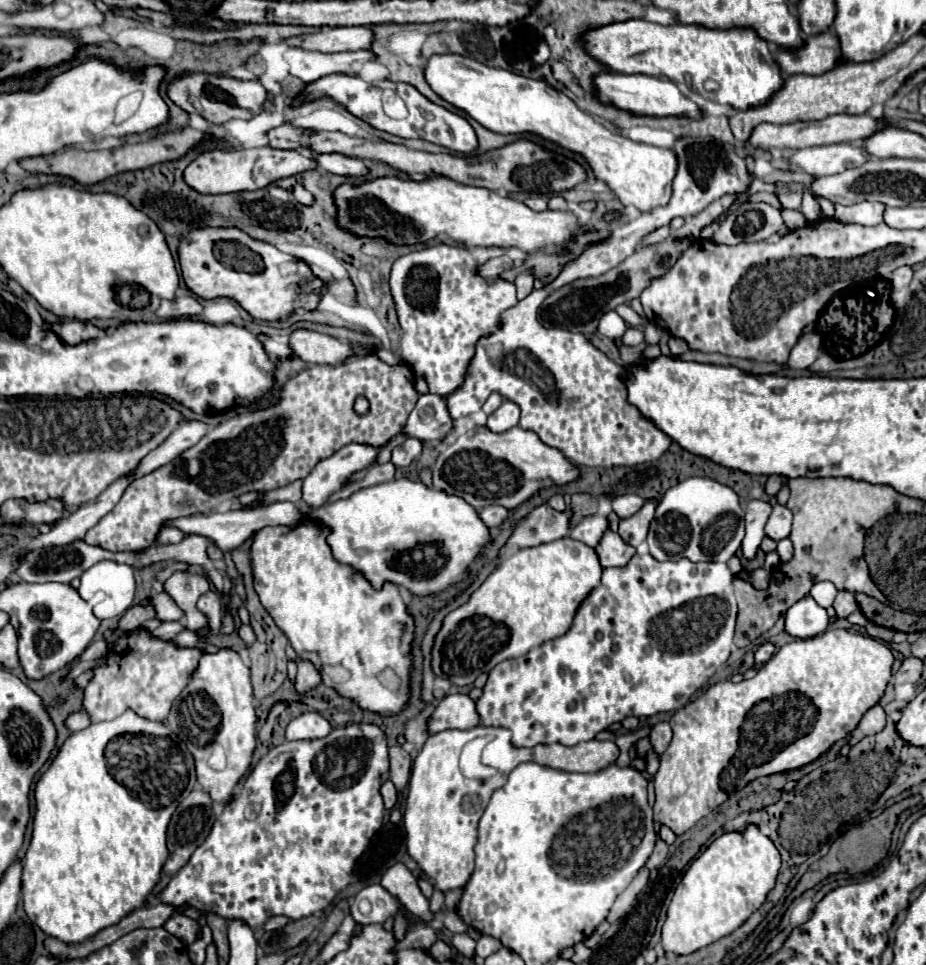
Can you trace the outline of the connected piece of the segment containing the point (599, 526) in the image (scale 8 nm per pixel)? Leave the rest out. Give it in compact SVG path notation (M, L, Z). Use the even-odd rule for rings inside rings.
M590 515L590 517L584 517L572 531L570 531L570 537L572 539L578 539L590 547L596 547L602 539L602 535L608 531L610 527L610 521L608 521L608 515Z

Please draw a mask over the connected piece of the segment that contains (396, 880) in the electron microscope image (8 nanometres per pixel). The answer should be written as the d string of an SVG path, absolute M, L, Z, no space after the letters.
M396 863L388 867L382 875L380 885L394 897L400 899L400 903L408 909L410 915L420 917L422 921L430 921L436 915L430 911L428 899L422 895L416 877L410 873L410 869L404 863Z

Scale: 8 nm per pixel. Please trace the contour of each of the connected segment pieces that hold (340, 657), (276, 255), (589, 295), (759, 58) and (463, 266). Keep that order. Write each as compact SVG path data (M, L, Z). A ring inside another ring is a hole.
M304 521L304 525L296 525L296 529L288 529L288 527L268 527L268 529L260 529L260 533L254 535L254 541L252 541L252 563L254 563L254 587L256 587L256 593L260 597L260 603L264 605L264 609L272 615L274 623L284 631L284 635L288 637L292 649L296 651L296 655L304 661L310 661L322 675L322 683L326 687L332 687L338 695L350 699L352 703L356 703L360 709L364 711L372 711L372 713L378 713L382 717L394 717L398 715L402 709L408 707L408 699L410 699L410 671L412 671L412 661L408 657L408 651L410 651L410 643L412 643L412 637L414 637L414 617L408 613L408 607L404 605L400 593L398 593L398 587L388 583L384 585L384 589L376 591L372 589L372 585L368 585L368 581L364 581L364 577L356 577L356 573L352 573L352 569L348 569L348 565L336 561L332 557L332 549L330 545L326 543L326 537L324 537L324 529L316 529L316 525L312 525L312 521ZM384 671L394 671L400 679L402 679L402 685L398 687L398 691L390 691L388 687L384 687L384 683L380 681L380 675Z
M194 229L180 243L178 253L182 277L198 297L234 299L260 321L284 321L300 307L314 311L326 291L326 283L312 275L302 259L274 245L254 241L240 229Z
M742 193L720 197L718 201L708 205L708 209L704 209L696 217L686 219L686 223L678 231L672 231L664 241L638 249L636 253L626 257L618 267L614 267L614 269L610 269L610 271L606 271L606 273L602 273L598 277L576 279L576 281L564 285L564 287L552 291L540 305L538 321L544 327L566 327L568 331L586 333L586 335L588 333L596 333L598 321L600 321L600 317L606 311L614 311L618 305L630 303L632 299L640 297L640 293L650 285L652 279L664 277L670 271L670 267L678 261L678 257L692 245L692 241L700 237L700 229L706 227L708 223L712 223L718 215L722 215L740 195Z
M632 19L624 23L604 25L600 29L588 31L584 35L586 49L592 57L596 57L602 65L610 67L618 73L642 73L642 75L666 75L672 83L682 89L690 89L692 93L714 101L726 103L738 111L746 111L752 107L766 105L772 95L784 85L784 77L780 65L770 53L766 41L762 41L752 29L728 29L728 31L710 31L700 25L658 25L644 19ZM708 83L714 83L710 89Z
M440 243L440 245L432 245L426 249L402 255L392 265L390 291L396 303L396 313L398 313L398 321L402 329L400 359L404 365L412 369L416 377L426 379L430 393L436 393L442 399L446 399L464 383L470 361L476 353L476 343L482 337L490 335L492 331L498 331L502 327L500 323L502 313L518 303L514 283L500 277L486 279L478 273L480 265L484 265L492 257L498 257L500 253L506 253L506 251L500 247L468 247L466 249L466 247Z

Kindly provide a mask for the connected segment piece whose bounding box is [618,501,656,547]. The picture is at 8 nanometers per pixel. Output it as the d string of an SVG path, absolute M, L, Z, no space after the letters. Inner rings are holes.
M648 501L636 515L622 519L618 523L618 535L632 547L638 547L648 533L648 525L652 521L652 513L656 509L656 501Z

